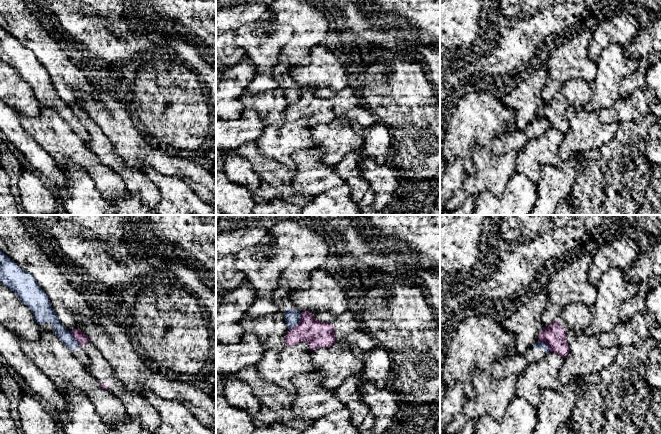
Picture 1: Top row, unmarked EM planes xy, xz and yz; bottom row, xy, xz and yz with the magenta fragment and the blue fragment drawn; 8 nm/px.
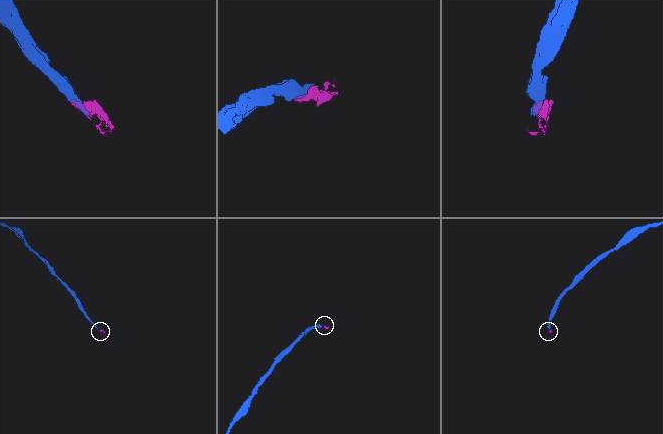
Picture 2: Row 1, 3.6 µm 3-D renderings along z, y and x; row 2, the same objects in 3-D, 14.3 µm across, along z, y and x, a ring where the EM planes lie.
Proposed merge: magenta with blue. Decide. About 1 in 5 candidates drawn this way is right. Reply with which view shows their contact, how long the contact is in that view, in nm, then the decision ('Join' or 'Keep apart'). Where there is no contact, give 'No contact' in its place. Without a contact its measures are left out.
Touches magenta in xz. Shared border 180 nm. Keep apart

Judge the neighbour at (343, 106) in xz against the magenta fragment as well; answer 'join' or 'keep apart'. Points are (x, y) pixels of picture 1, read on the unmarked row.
keep apart

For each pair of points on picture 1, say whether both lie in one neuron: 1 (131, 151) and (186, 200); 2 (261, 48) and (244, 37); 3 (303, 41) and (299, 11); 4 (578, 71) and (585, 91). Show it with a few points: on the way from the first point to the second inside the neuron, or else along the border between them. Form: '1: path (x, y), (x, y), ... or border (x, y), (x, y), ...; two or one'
1: border (143, 169), (152, 167), (161, 174), (171, 176); two
2: path (257, 45), (248, 37); one
3: path (303, 34), (302, 18); one
4: border (570, 79), (583, 79), (589, 85); two

